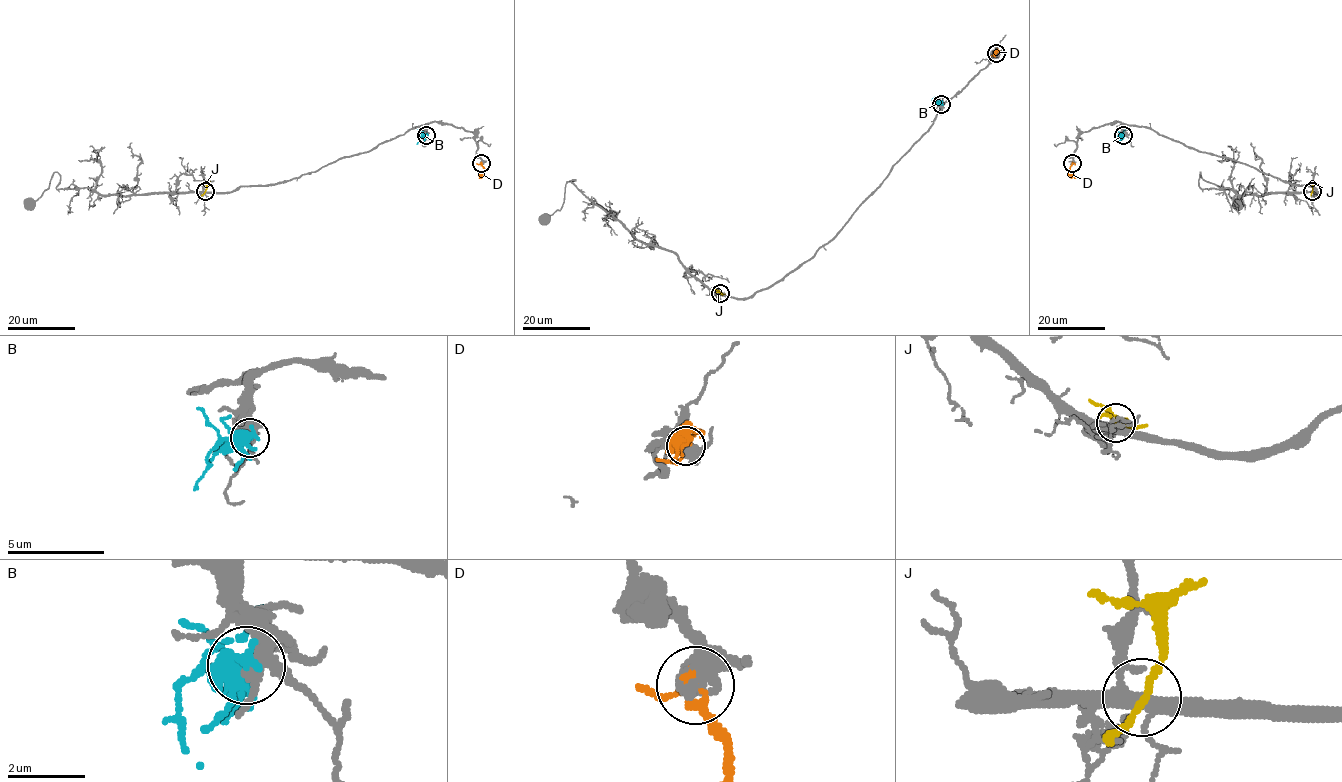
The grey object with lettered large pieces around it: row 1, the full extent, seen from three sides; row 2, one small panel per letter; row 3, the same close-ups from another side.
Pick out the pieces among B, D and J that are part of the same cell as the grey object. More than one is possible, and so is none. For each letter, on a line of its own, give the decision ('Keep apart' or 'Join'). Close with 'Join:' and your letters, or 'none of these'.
B: Keep apart
D: Join
J: Keep apart
Join: D

